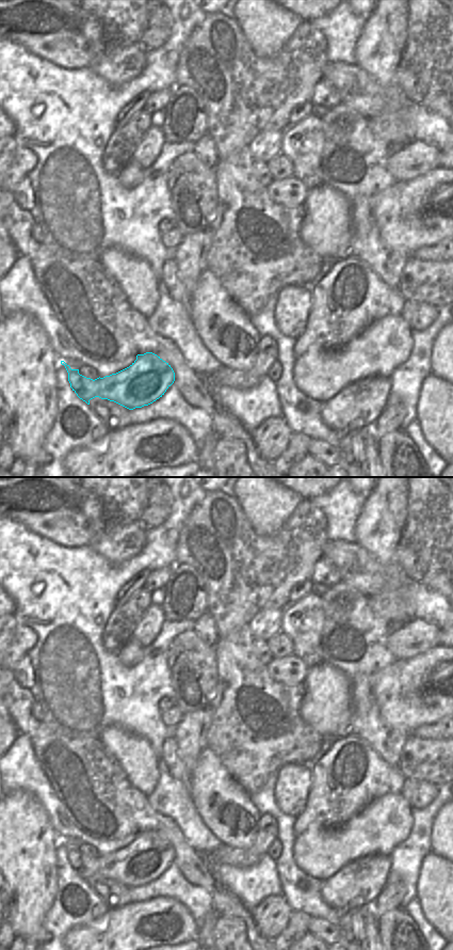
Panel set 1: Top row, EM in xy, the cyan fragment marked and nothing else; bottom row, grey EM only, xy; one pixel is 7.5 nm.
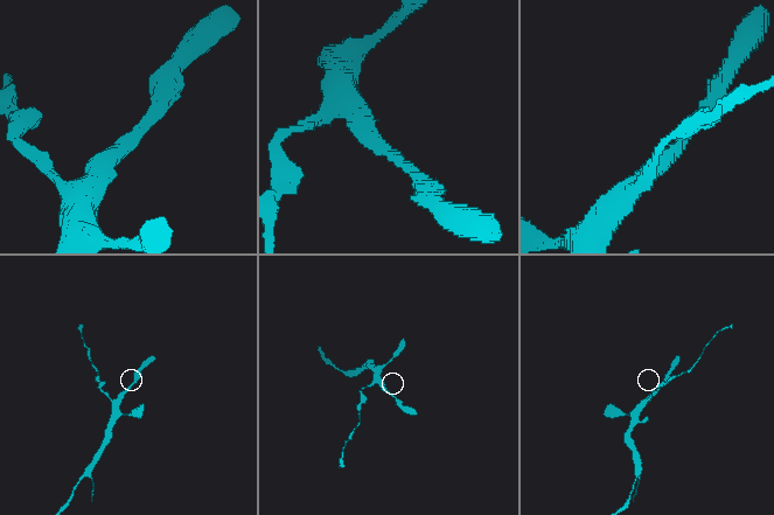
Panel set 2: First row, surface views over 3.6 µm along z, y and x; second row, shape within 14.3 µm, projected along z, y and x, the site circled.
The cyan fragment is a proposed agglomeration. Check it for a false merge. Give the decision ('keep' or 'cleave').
cleave

